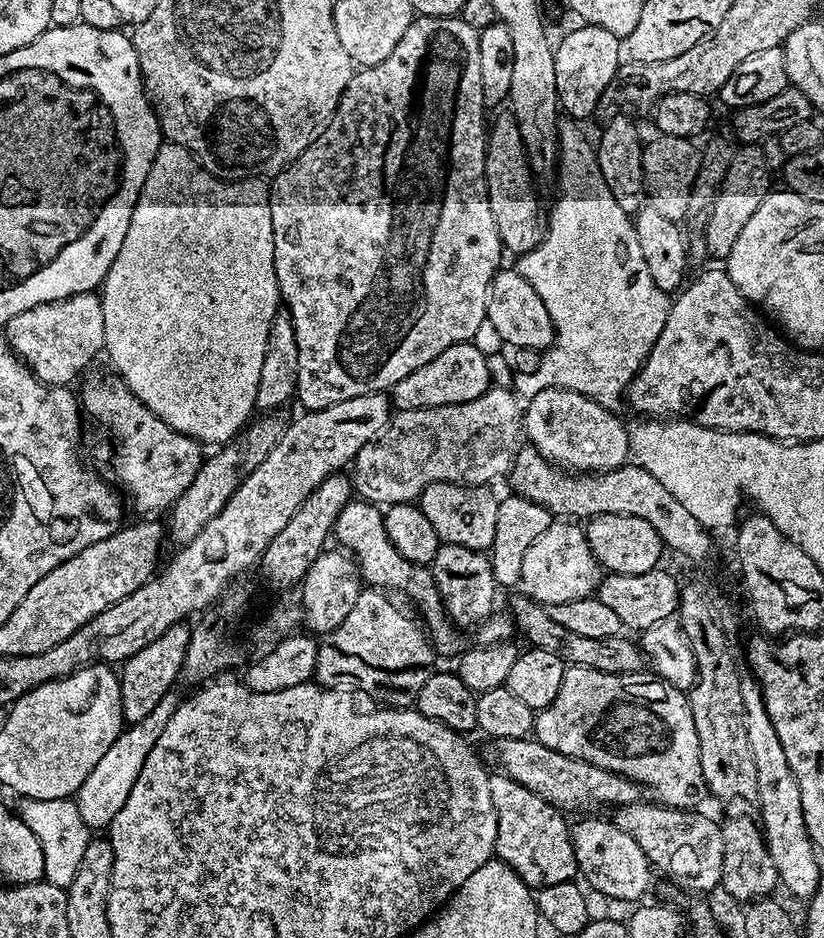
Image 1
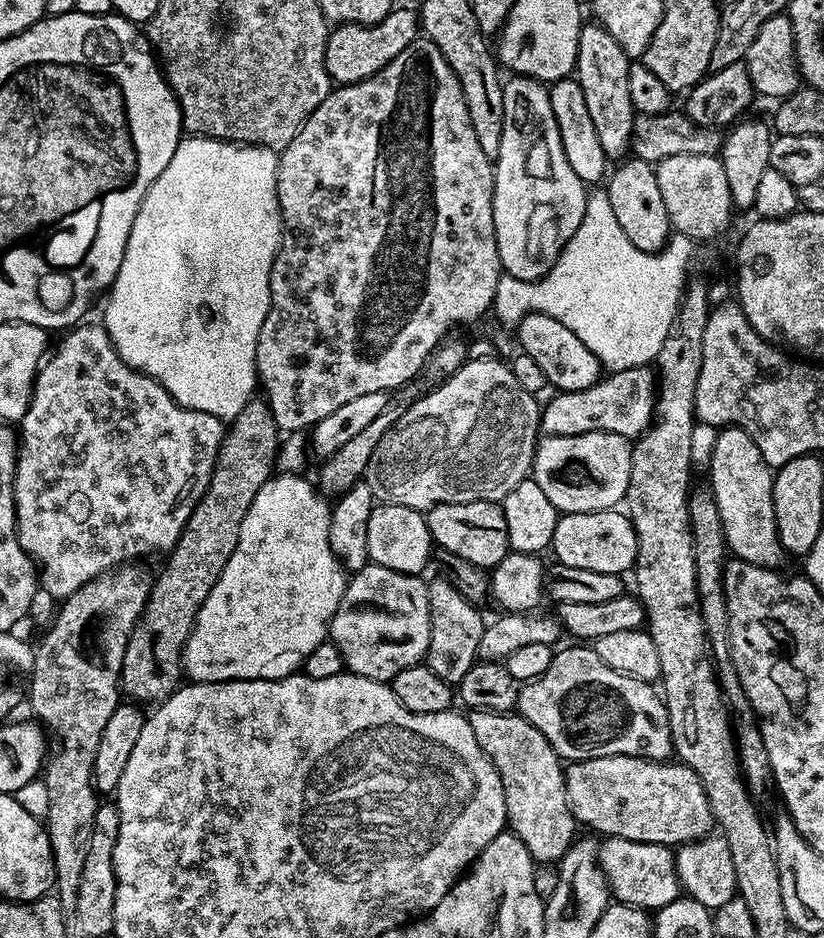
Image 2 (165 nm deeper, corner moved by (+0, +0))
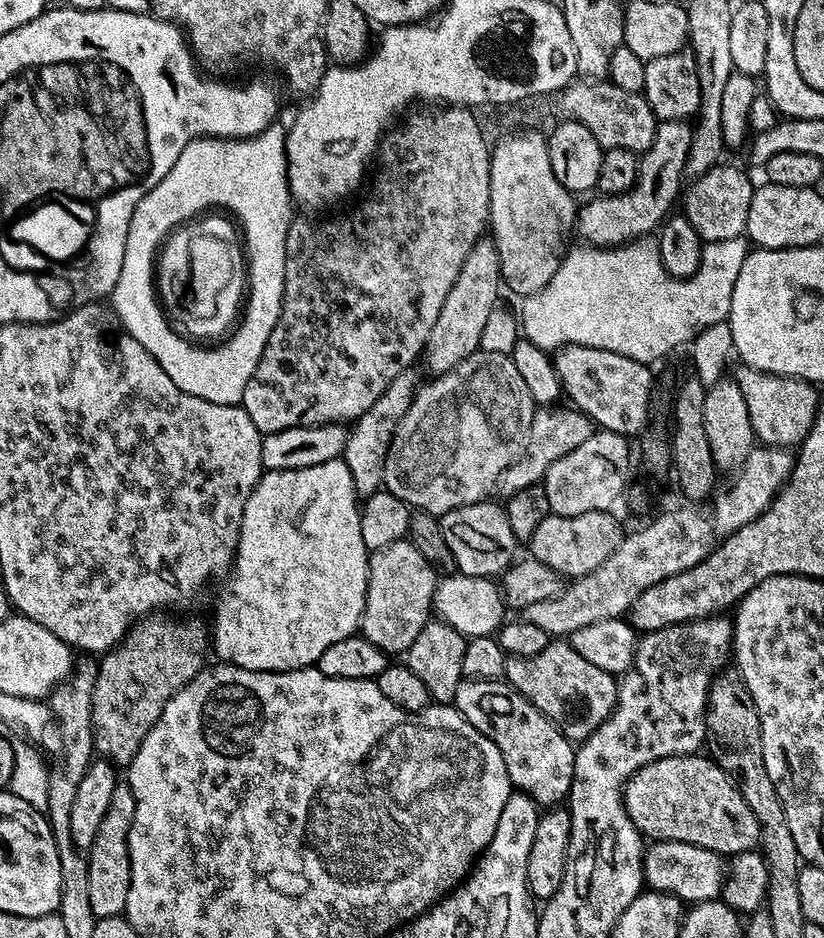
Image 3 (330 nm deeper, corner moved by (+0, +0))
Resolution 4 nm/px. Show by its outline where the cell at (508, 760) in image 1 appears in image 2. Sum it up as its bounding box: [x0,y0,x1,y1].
[564,756,714,846]

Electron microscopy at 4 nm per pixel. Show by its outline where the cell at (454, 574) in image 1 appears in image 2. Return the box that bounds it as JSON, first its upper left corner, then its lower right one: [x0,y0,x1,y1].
[426,578,485,686]

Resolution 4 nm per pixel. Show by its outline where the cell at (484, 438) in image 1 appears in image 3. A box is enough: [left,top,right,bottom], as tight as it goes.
[384,350,537,518]

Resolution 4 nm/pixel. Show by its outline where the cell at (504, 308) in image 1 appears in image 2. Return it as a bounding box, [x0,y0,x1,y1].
[515,312,602,392]

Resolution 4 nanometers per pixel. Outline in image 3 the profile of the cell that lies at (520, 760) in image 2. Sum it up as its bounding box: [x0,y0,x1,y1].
[452,679,576,806]

